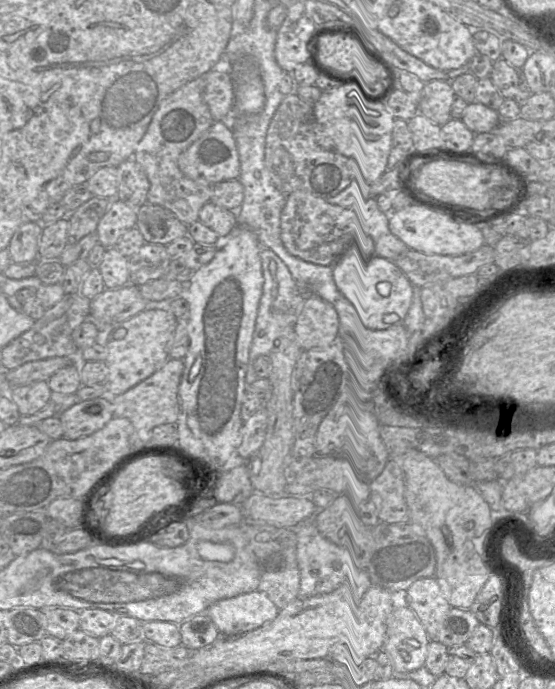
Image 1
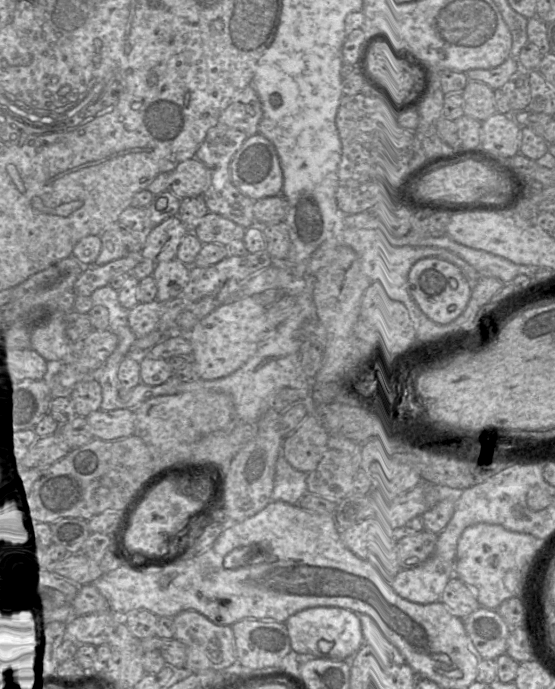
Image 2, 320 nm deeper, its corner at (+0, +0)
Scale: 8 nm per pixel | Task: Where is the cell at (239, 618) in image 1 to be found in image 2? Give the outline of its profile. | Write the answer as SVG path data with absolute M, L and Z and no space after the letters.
M307 608L291 615L284 624L291 649L301 659L328 658L350 661L365 643L359 616L343 608Z

